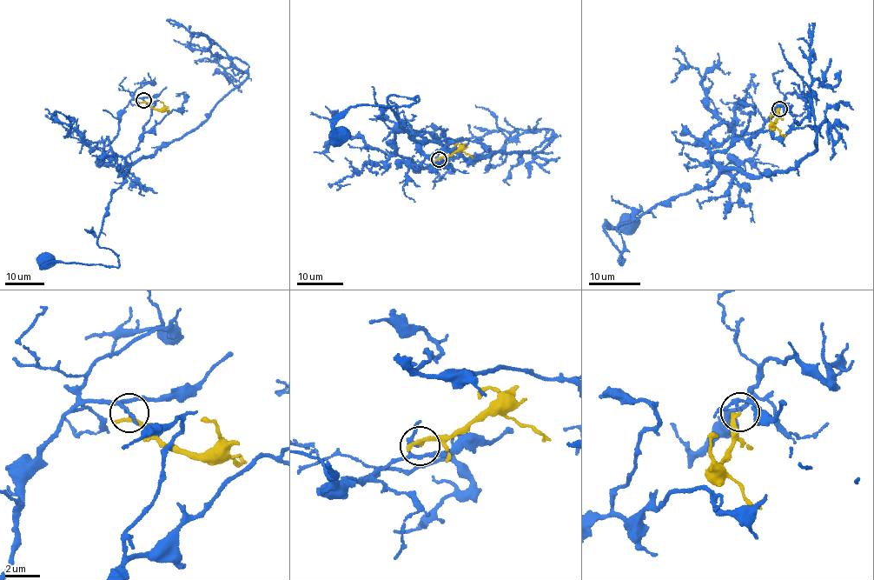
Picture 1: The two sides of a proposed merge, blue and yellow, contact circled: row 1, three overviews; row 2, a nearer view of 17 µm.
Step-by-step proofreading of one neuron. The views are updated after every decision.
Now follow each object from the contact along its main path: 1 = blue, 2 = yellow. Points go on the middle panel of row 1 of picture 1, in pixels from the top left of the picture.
1: (440, 159), (420, 170), (395, 153), (399, 130), (429, 142), (387, 103), (415, 97), (350, 107), (343, 136)
2: (440, 159), (456, 151), (473, 157)

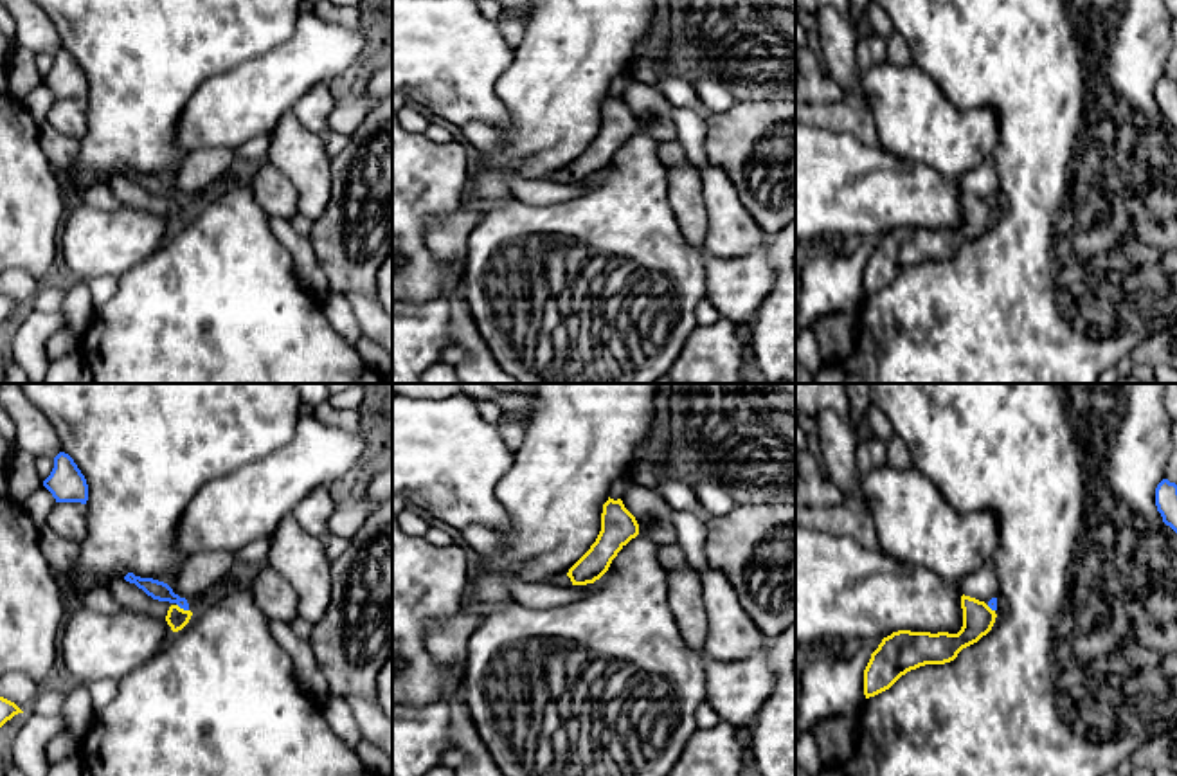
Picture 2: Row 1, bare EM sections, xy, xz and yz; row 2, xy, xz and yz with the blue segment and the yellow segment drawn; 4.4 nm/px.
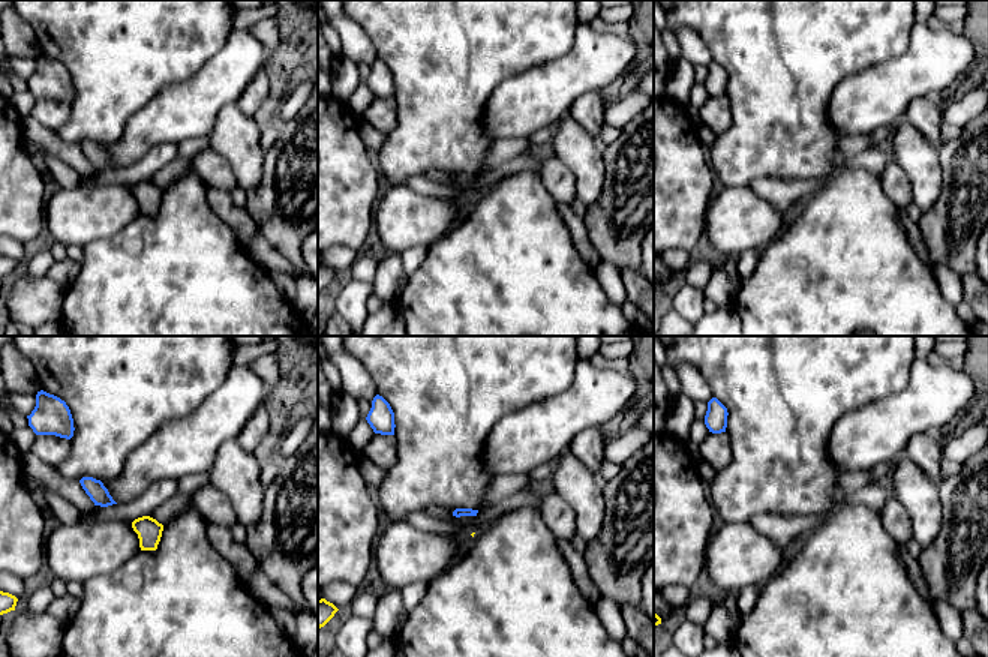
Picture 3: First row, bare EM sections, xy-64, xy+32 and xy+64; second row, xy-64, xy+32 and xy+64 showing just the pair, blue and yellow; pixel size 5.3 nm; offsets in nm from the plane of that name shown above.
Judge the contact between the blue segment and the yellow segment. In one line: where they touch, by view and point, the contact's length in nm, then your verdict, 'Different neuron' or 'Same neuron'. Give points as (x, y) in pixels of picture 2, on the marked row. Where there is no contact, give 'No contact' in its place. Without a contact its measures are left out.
Touches blue at xy (182, 607). Shared border 70 nm. Different neuron

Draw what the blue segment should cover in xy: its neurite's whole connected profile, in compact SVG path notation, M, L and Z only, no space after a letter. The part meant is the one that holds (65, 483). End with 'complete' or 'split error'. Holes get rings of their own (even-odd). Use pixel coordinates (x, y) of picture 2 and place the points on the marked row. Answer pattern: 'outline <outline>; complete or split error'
outline M59 452L54 457L54 468L43 481L43 486L52 493L56 502L81 502L88 501L88 484L74 459Z; complete

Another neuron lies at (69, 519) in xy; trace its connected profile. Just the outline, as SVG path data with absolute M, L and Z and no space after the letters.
M56 502L47 526L68 540L81 542L88 531L86 504Z

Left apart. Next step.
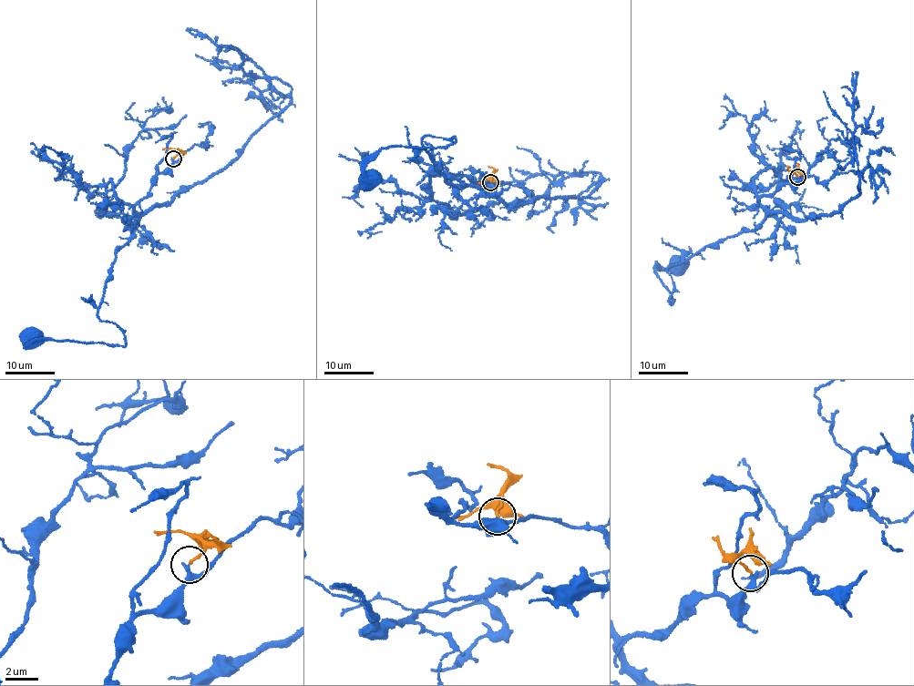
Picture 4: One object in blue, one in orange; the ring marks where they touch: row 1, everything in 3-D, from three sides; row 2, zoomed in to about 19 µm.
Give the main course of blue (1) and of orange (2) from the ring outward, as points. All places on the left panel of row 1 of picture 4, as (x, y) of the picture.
1: (173, 158), (136, 205), (138, 225), (116, 255), (98, 307), (126, 345), (40, 341), (28, 348), (35, 336)
2: (173, 158), (176, 151), (162, 149)

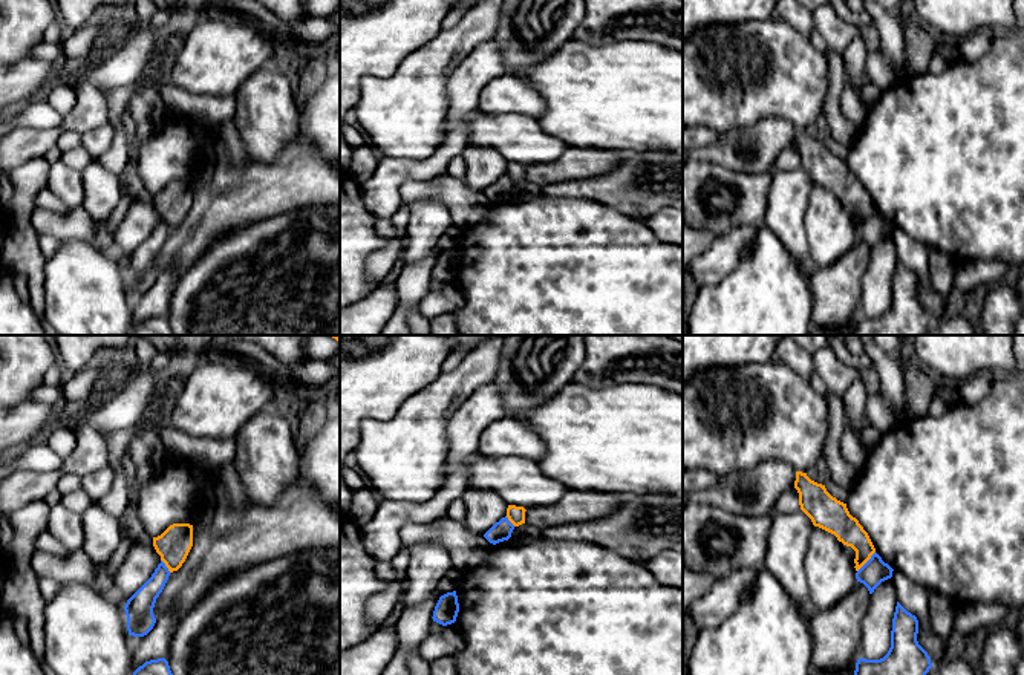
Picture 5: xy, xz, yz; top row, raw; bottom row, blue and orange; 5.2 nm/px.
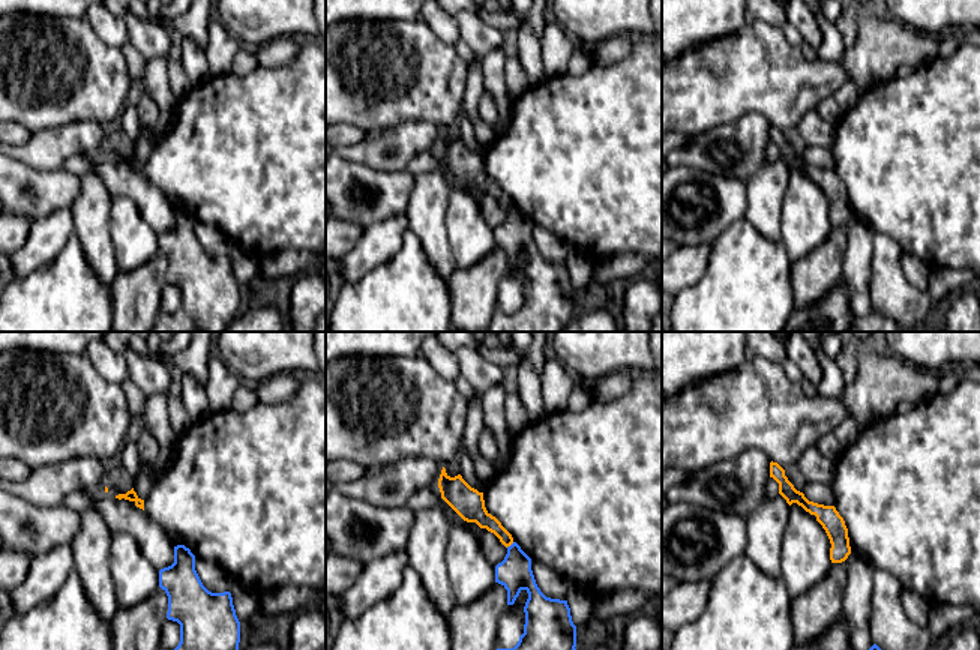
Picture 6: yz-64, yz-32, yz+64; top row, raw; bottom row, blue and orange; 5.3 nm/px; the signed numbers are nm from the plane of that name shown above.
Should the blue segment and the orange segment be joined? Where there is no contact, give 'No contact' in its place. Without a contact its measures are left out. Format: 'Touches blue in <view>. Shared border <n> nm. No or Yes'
Touches blue in yz. Shared border 140 nm. No

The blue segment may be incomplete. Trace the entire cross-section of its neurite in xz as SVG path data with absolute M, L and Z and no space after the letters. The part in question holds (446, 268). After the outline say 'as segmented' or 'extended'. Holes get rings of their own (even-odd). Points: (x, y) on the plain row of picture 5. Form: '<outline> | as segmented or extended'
M456 248L447 249L439 254L435 268L433 268L433 279L447 283L456 279L459 269L459 260Z | as segmented

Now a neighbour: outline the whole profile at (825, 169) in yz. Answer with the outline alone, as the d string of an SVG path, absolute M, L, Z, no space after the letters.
M796 129L794 145L799 150L801 167L819 184L837 194L846 204L856 208L856 228L859 228L876 210L876 205L859 181L846 165L846 161L833 155L825 142L811 138L807 130Z

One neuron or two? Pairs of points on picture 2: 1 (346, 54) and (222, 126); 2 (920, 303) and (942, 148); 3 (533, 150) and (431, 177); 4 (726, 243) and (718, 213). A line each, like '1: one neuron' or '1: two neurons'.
1: one neuron
2: two neurons
3: two neurons
4: one neuron

